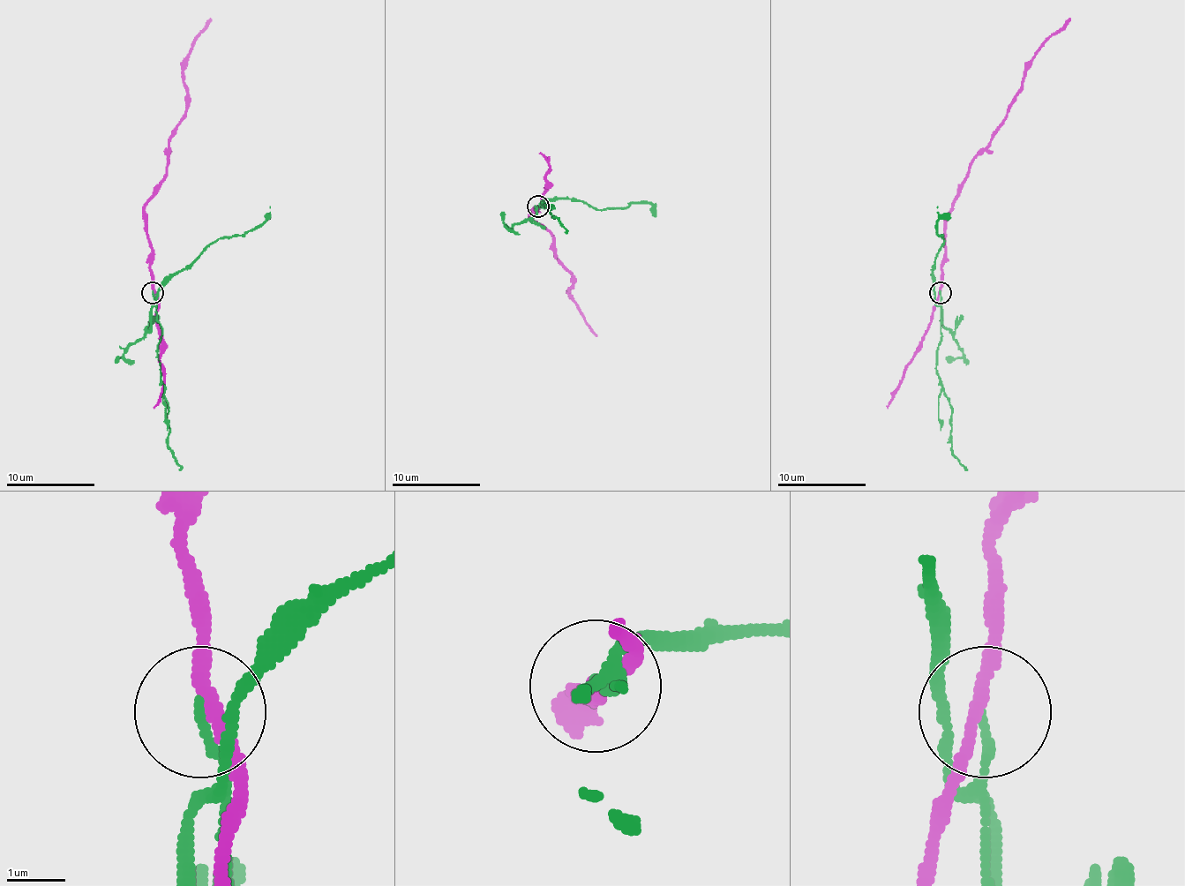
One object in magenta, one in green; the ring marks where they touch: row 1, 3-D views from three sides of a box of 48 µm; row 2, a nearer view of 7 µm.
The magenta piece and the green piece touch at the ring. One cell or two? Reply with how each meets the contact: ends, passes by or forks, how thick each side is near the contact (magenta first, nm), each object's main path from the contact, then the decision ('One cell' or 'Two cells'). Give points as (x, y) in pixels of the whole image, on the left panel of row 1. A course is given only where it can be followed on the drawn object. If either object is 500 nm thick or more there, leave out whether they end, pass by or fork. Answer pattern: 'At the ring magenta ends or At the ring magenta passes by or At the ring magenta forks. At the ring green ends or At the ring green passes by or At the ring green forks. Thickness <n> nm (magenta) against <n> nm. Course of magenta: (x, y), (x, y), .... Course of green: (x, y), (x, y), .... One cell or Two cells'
At the ring magenta passes by. At the ring green ends. Thickness 220 nm (magenta) against 170 nm. Course of magenta: (152, 291), (147, 198), (163, 178), (168, 143), (185, 114), (183, 65), (209, 18). Course of green: (152, 293), (161, 335), (159, 353), (168, 406), (168, 448), (178, 470). Two cells

